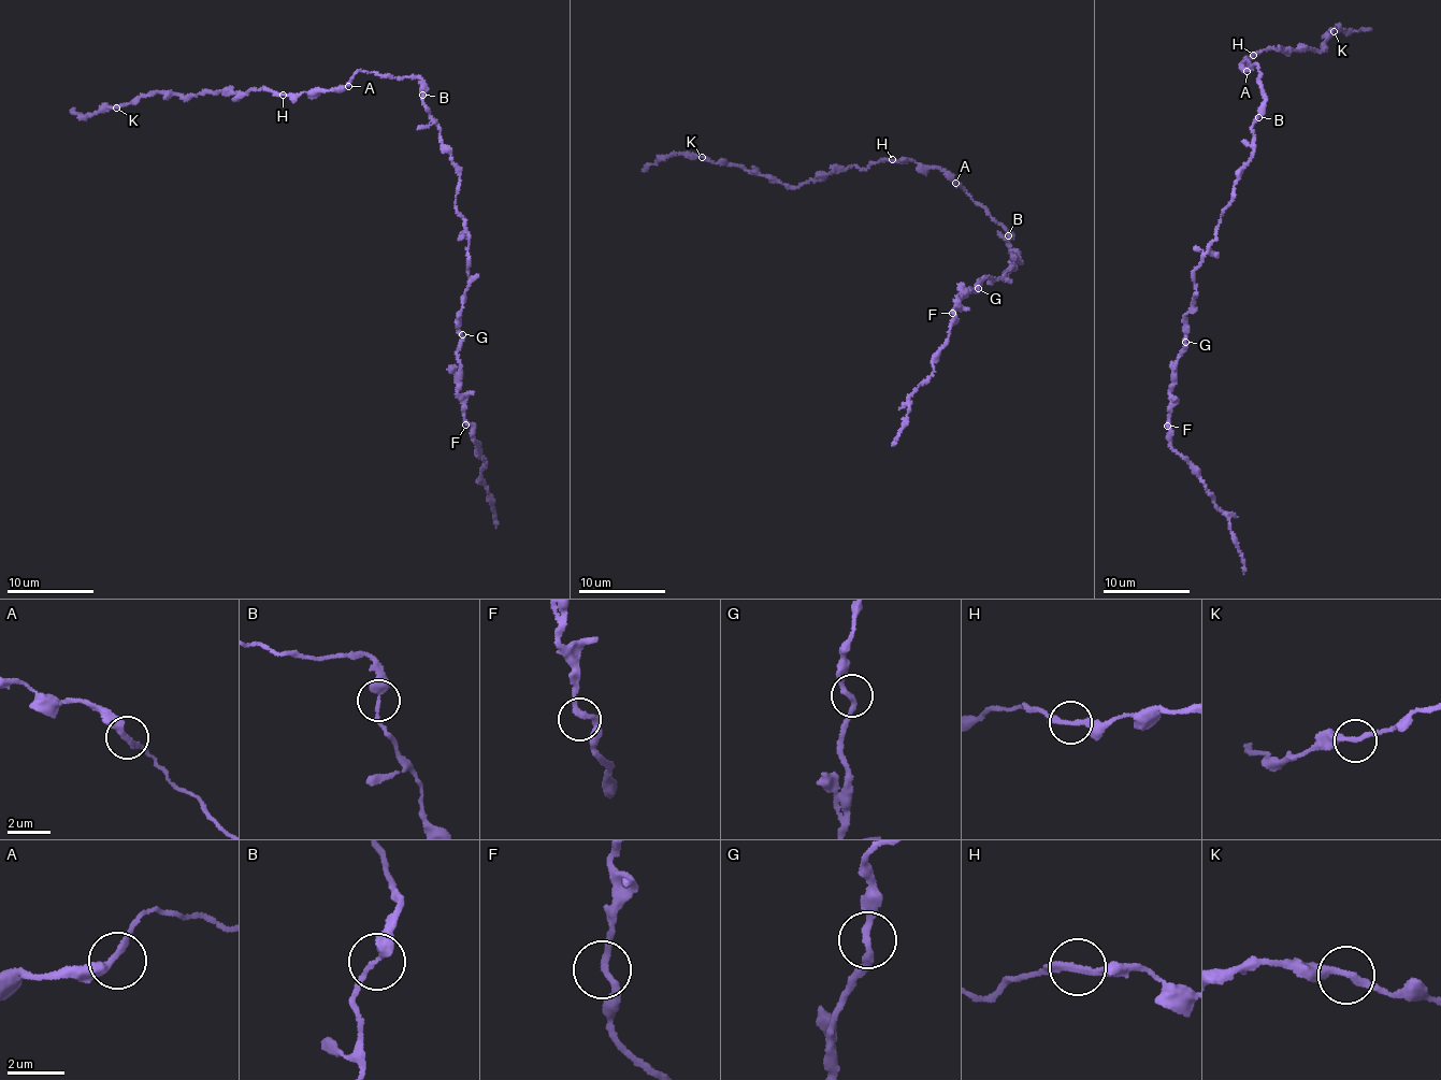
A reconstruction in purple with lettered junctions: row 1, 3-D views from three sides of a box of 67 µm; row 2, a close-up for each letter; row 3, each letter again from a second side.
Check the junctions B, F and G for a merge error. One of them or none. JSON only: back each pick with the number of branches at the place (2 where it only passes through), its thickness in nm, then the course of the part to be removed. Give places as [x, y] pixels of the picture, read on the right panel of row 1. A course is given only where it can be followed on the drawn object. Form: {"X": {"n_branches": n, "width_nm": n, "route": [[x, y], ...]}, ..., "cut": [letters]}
{"B": {"n_branches": 2, "width_nm": 300, "route": [[1258, 116], [1265, 100], [1259, 68], [1242, 66], [1248, 57], [1280, 46], [1321, 53], [1335, 28], [1371, 29]]}, "cut": ["B"]}

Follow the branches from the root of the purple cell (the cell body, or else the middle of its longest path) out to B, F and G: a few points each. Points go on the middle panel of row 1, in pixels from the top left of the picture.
B: (1010, 253), (1007, 234)
F: (1010, 253), (1019, 259), (1009, 263), (1016, 267), (1000, 279), (989, 277), (974, 292), (968, 290), (952, 313)
G: (1010, 253), (1019, 259), (1009, 263), (1016, 267), (997, 281), (985, 278), (978, 288)

